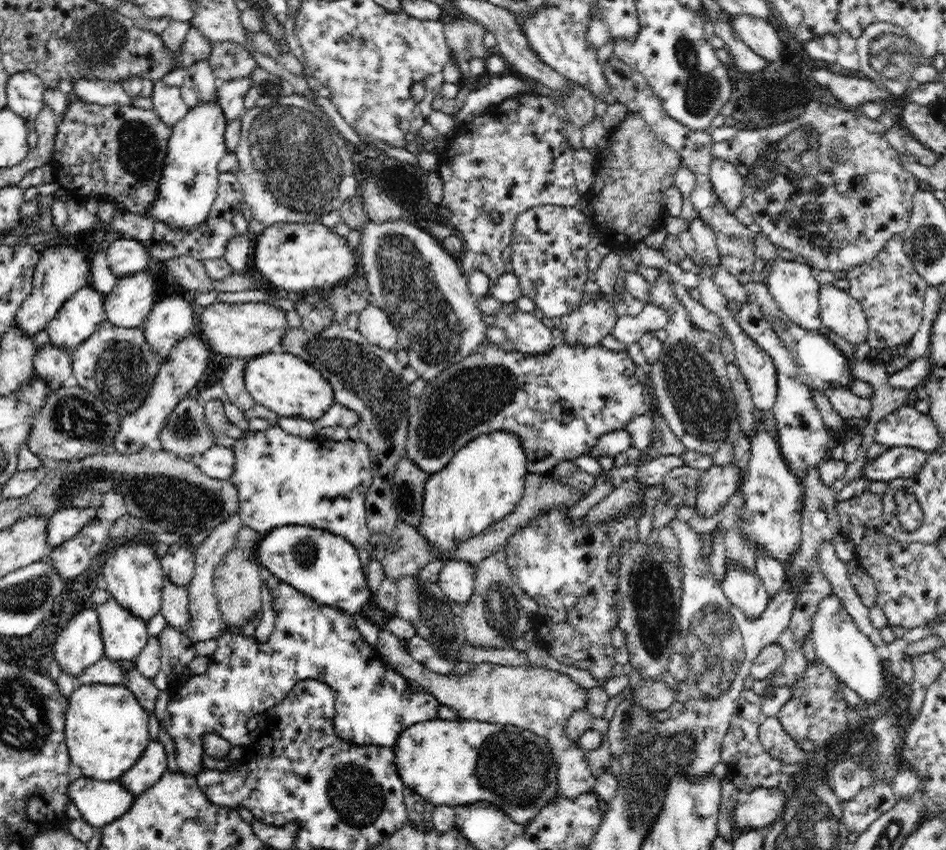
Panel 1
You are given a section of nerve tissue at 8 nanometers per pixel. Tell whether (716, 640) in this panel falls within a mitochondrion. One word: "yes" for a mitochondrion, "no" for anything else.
yes

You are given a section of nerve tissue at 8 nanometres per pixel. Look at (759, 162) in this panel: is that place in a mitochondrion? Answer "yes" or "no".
yes

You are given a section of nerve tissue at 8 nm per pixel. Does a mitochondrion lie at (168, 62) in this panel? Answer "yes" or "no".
no

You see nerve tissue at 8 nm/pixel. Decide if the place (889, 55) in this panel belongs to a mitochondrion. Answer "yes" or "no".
yes

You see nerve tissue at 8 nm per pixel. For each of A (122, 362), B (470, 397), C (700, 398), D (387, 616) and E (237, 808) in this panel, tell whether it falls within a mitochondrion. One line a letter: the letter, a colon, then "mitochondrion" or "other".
A: mitochondrion
B: mitochondrion
C: mitochondrion
D: other
E: other

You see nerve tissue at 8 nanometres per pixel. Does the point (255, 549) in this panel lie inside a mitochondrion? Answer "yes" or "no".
no

